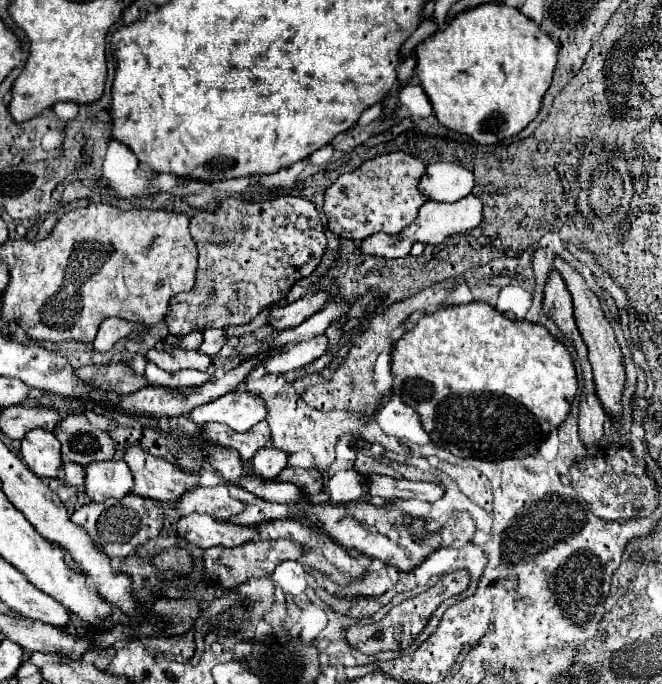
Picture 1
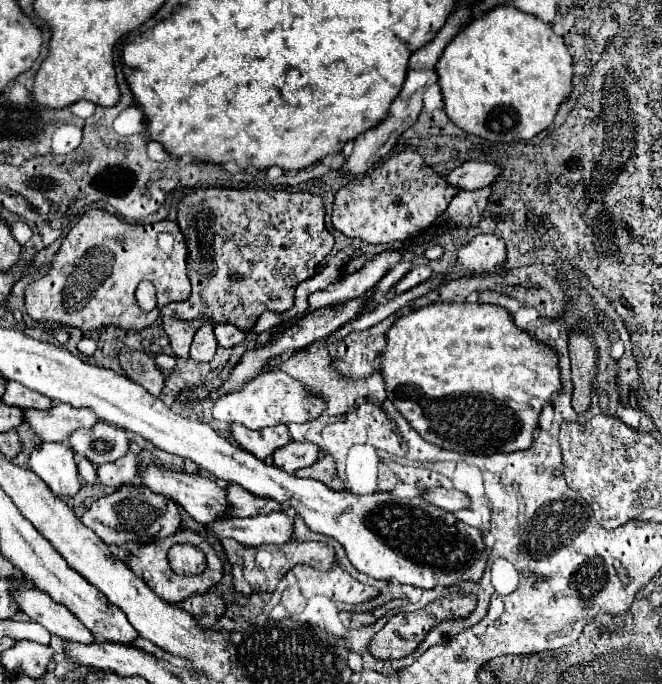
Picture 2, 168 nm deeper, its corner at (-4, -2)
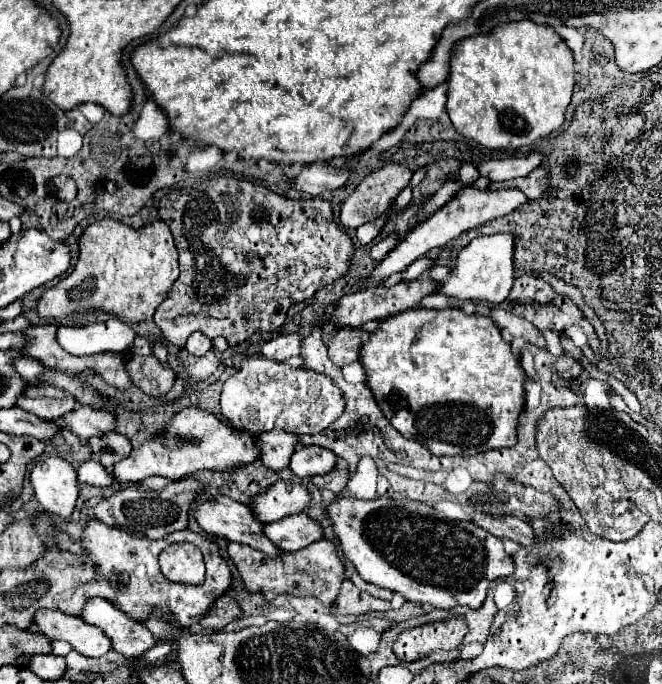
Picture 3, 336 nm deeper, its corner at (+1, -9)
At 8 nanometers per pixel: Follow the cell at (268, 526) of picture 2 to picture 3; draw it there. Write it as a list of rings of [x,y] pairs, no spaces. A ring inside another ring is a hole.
[[[305,513],[287,515],[275,523],[267,523],[267,525],[263,525],[263,533],[281,551],[303,549],[309,543],[319,541],[323,535],[321,527],[313,519],[309,519]]]

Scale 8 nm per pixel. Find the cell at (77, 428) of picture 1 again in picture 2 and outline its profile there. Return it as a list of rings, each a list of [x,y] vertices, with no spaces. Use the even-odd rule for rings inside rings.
[[[98,422],[90,430],[76,430],[70,436],[70,446],[74,452],[86,456],[94,466],[100,466],[122,458],[128,452],[130,440],[126,430]]]

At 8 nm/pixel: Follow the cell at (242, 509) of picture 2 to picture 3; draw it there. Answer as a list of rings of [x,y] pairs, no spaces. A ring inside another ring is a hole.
[[[277,481],[275,485],[259,493],[249,503],[249,507],[261,523],[271,523],[279,521],[281,517],[301,513],[307,507],[309,499],[311,497],[303,485],[293,481]]]

